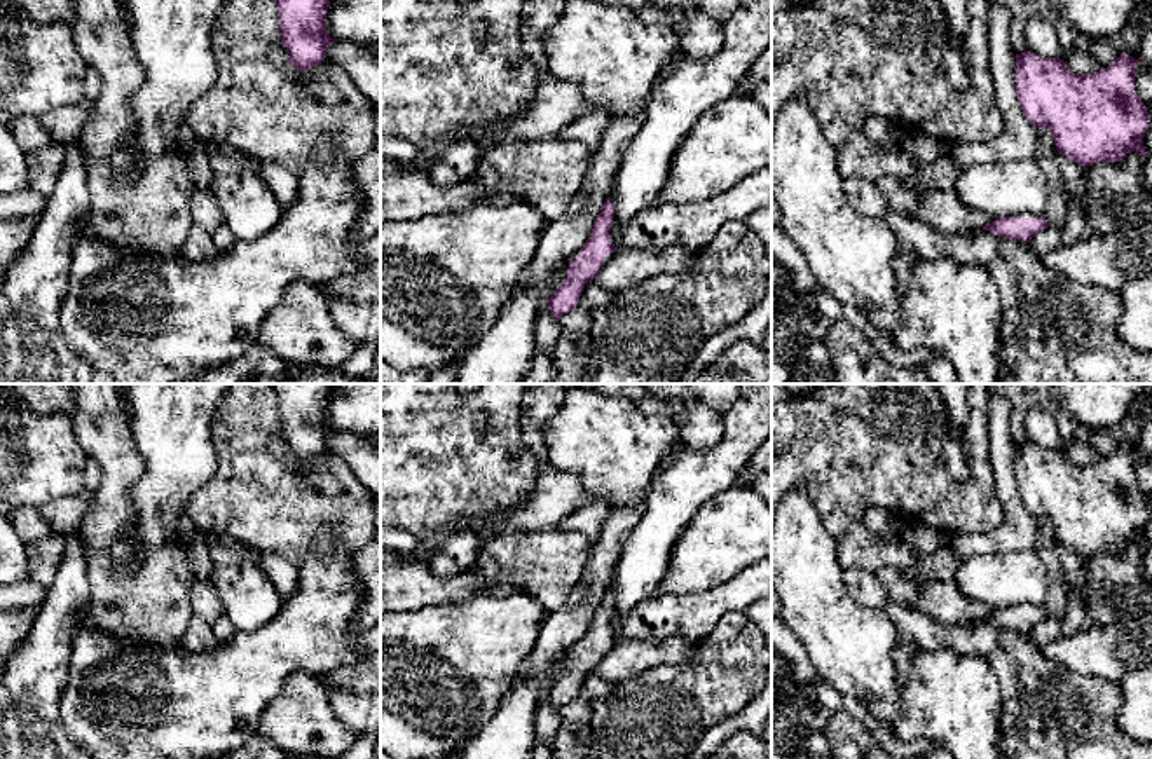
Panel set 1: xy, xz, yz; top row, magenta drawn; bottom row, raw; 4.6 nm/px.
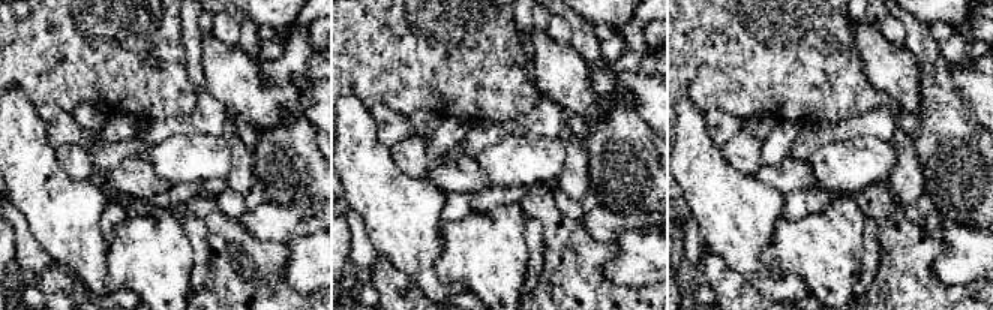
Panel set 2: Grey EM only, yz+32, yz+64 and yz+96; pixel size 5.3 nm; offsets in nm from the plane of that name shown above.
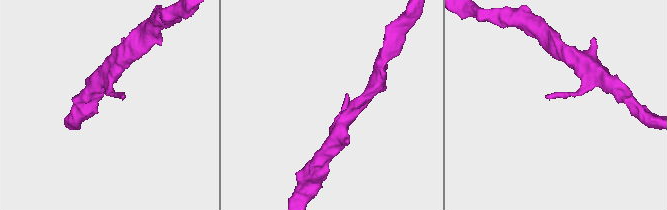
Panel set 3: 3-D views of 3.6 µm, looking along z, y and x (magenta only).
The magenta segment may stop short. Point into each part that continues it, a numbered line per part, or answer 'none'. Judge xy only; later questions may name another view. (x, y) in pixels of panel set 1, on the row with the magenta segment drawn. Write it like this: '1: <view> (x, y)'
none

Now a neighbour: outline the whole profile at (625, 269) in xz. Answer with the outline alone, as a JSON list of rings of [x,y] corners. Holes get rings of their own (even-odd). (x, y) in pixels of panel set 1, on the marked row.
[[[670,246],[660,251],[616,250],[614,255],[599,269],[593,281],[607,291],[618,293],[634,288],[662,274],[679,274],[688,270],[698,251]]]

